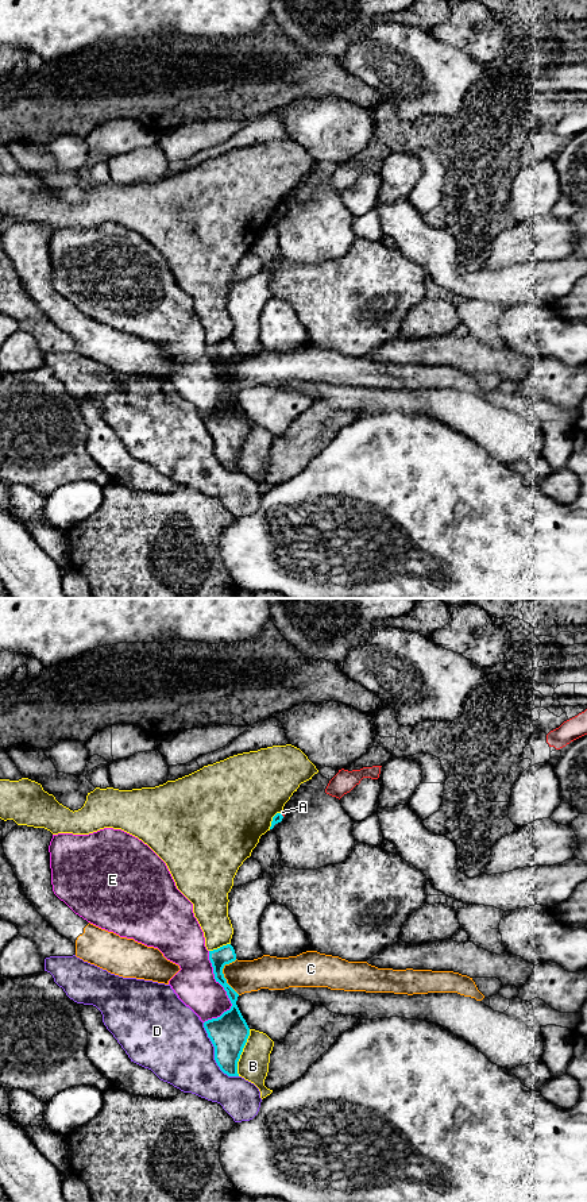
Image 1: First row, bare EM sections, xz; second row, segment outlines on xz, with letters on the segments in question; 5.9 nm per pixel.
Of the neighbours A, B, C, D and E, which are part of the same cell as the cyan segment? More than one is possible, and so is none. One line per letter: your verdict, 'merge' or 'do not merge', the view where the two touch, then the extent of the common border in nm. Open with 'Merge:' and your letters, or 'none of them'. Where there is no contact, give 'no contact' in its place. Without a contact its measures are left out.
Merge: none of them
A: do not merge; contact in xz; length 40 nm
B: do not merge; contact in xz; length 280 nm
C: do not merge; contact in xz; length 220 nm
D: do not merge; contact in xz; length 380 nm
E: do not merge; contact in xz; length 440 nm

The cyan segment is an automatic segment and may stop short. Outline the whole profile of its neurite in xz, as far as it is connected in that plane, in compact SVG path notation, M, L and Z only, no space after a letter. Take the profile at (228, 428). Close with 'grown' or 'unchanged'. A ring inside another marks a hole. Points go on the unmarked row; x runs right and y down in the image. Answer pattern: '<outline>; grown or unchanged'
M231 339L209 346L216 377L219 377L232 398L231 404L220 412L204 417L204 423L215 442L215 455L228 471L239 471L237 456L250 431L250 423L243 413L236 396L239 389L227 378L223 363L236 355Z; unchanged

